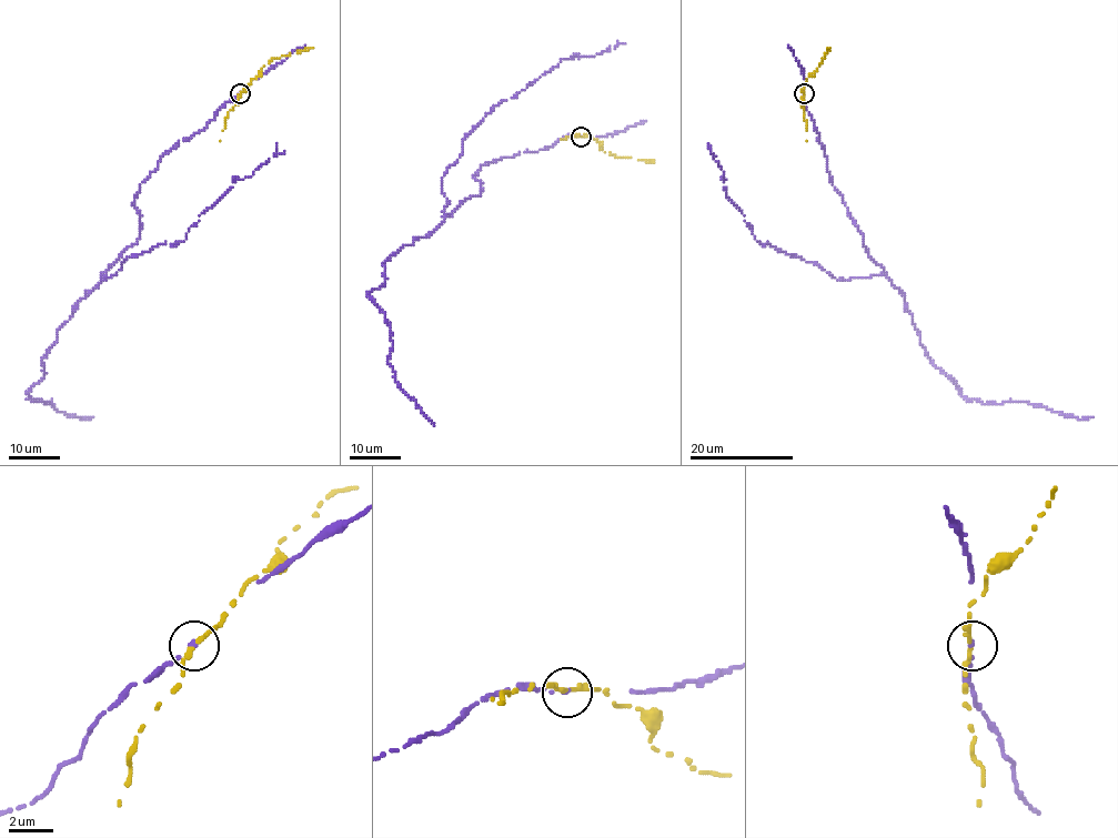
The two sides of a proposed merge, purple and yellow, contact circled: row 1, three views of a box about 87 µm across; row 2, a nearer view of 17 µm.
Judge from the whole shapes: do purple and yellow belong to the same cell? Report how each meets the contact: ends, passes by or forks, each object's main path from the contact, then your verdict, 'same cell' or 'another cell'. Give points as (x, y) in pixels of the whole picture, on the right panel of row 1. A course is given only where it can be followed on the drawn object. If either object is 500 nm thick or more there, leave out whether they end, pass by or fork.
purple ends | yellow passes by | purple via (804, 93), (832, 182), (867, 253), (885, 269), (879, 275), (840, 280), (758, 242), (727, 195), (707, 144) | yellow via (804, 94), (803, 84), (817, 70), (829, 47) | another cell

